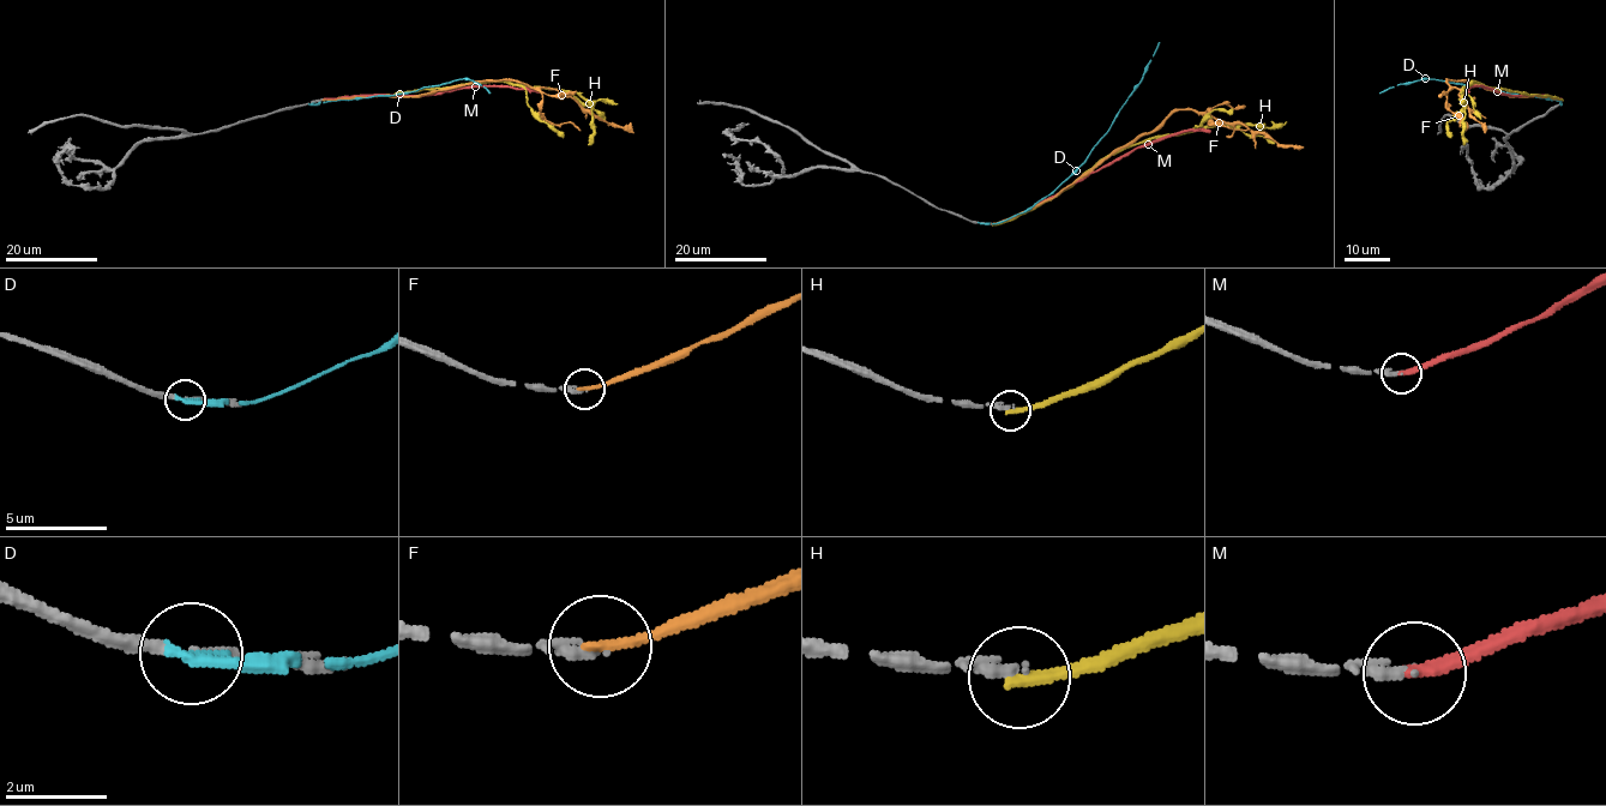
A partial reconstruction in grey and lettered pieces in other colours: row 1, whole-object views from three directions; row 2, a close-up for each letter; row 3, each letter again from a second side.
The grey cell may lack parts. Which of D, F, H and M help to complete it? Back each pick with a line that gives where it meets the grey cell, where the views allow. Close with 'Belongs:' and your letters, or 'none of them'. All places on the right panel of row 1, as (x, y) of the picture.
M: meets grey at (1562, 98)
Belongs: M

